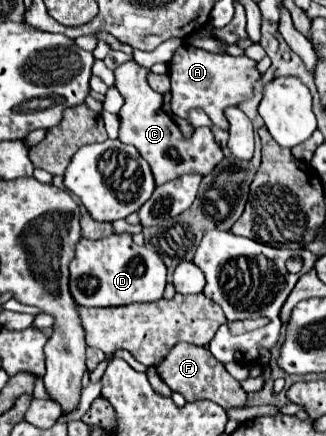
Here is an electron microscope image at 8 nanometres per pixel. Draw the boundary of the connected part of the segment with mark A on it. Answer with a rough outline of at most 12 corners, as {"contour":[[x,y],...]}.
{"contour":[[180,45],[168,63],[172,113],[224,109],[252,97],[256,61]]}

